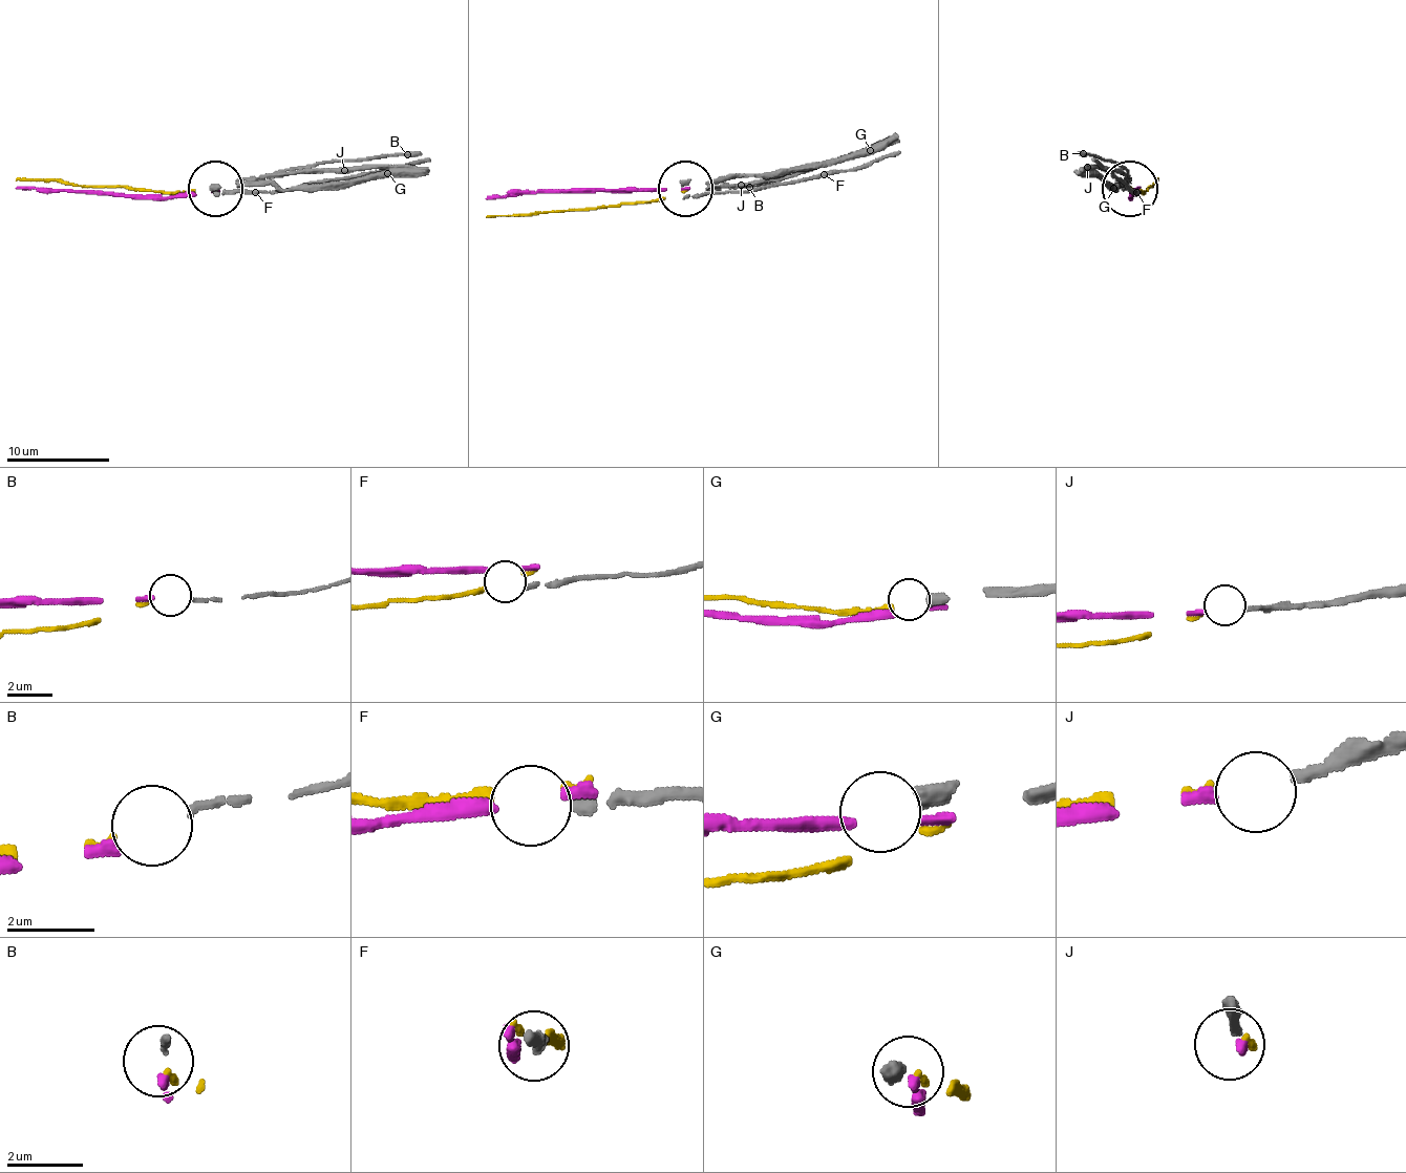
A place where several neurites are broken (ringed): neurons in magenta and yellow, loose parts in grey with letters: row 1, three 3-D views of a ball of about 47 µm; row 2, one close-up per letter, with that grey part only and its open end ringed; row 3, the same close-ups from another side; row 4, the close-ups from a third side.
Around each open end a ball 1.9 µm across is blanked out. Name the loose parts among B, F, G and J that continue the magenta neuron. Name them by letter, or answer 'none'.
J

